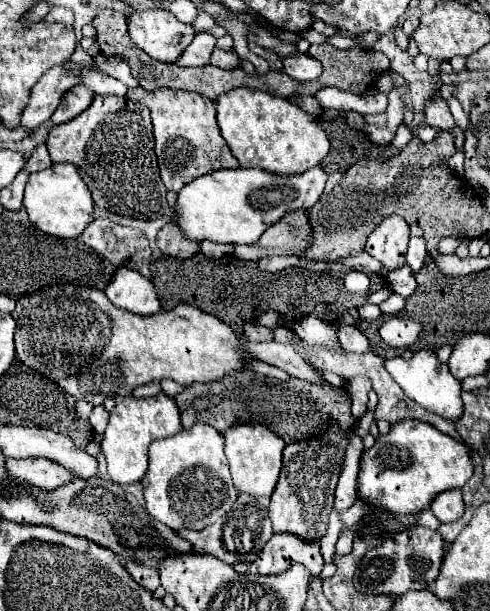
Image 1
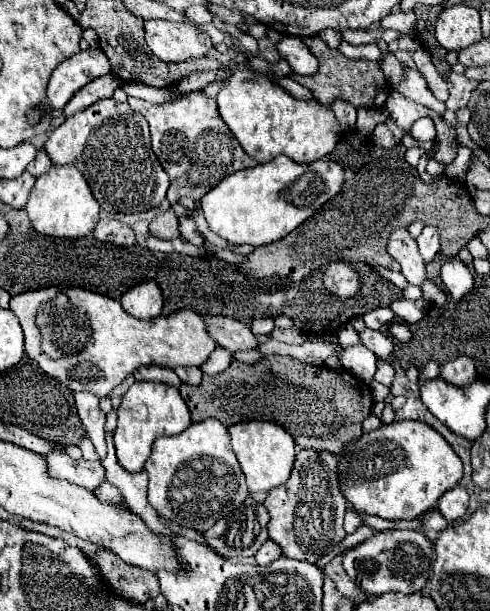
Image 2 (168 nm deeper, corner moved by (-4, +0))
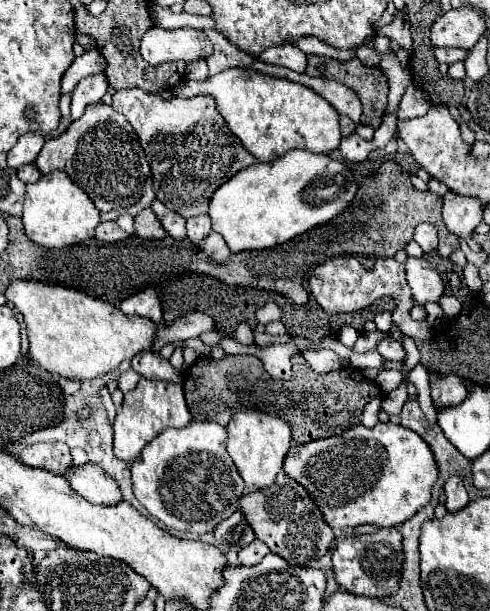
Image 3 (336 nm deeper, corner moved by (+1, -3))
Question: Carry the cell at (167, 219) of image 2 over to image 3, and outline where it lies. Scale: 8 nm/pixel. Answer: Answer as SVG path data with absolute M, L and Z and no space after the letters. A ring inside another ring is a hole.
M150 207L142 209L134 217L134 233L138 237L144 237L144 239L164 239L166 237L166 231L162 229L160 221L156 219L156 215Z

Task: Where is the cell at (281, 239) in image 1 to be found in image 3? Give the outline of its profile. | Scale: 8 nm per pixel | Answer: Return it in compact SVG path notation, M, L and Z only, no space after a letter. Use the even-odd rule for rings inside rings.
M210 231L208 237L198 245L210 259L214 261L224 261L232 251L228 249L228 245L222 241L222 237L216 231Z

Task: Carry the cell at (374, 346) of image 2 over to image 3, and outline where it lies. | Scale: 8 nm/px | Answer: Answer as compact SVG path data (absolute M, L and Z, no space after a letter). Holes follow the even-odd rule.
M386 337L378 343L376 347L378 353L382 353L382 357L388 357L388 361L404 361L406 359L406 351L402 347L402 343L398 343L392 337Z

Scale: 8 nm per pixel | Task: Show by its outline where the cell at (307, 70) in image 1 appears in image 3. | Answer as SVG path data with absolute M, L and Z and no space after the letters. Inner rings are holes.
M282 45L282 47L270 47L264 53L258 55L260 61L270 65L282 65L296 73L304 73L306 69L306 55L294 47L294 45Z

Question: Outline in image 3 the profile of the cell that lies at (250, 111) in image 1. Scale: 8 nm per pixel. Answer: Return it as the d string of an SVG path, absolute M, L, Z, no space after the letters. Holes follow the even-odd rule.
M228 67L206 81L180 81L172 87L174 97L214 95L218 109L232 133L258 161L274 161L290 149L308 149L314 153L330 153L340 145L338 111L310 87L270 77L242 67Z

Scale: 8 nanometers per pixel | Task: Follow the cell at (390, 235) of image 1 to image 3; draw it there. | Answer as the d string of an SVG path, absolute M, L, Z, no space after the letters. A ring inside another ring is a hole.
M410 257L406 263L406 279L408 279L408 285L412 287L414 301L420 305L428 301L438 303L446 291L444 279L440 277L438 271L432 269L432 265L426 259Z

